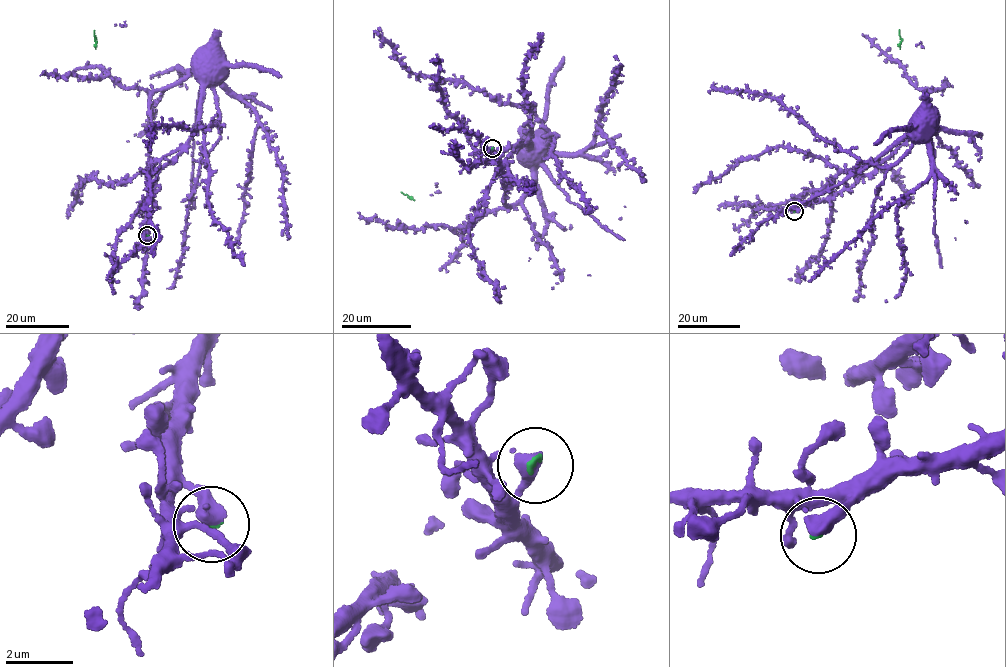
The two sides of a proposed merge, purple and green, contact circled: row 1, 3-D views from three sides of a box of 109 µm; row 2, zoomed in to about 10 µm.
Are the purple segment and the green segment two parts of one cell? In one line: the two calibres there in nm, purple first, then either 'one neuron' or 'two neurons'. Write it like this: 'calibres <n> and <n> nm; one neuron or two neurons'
calibres 550 and 110 nm; one neuron

